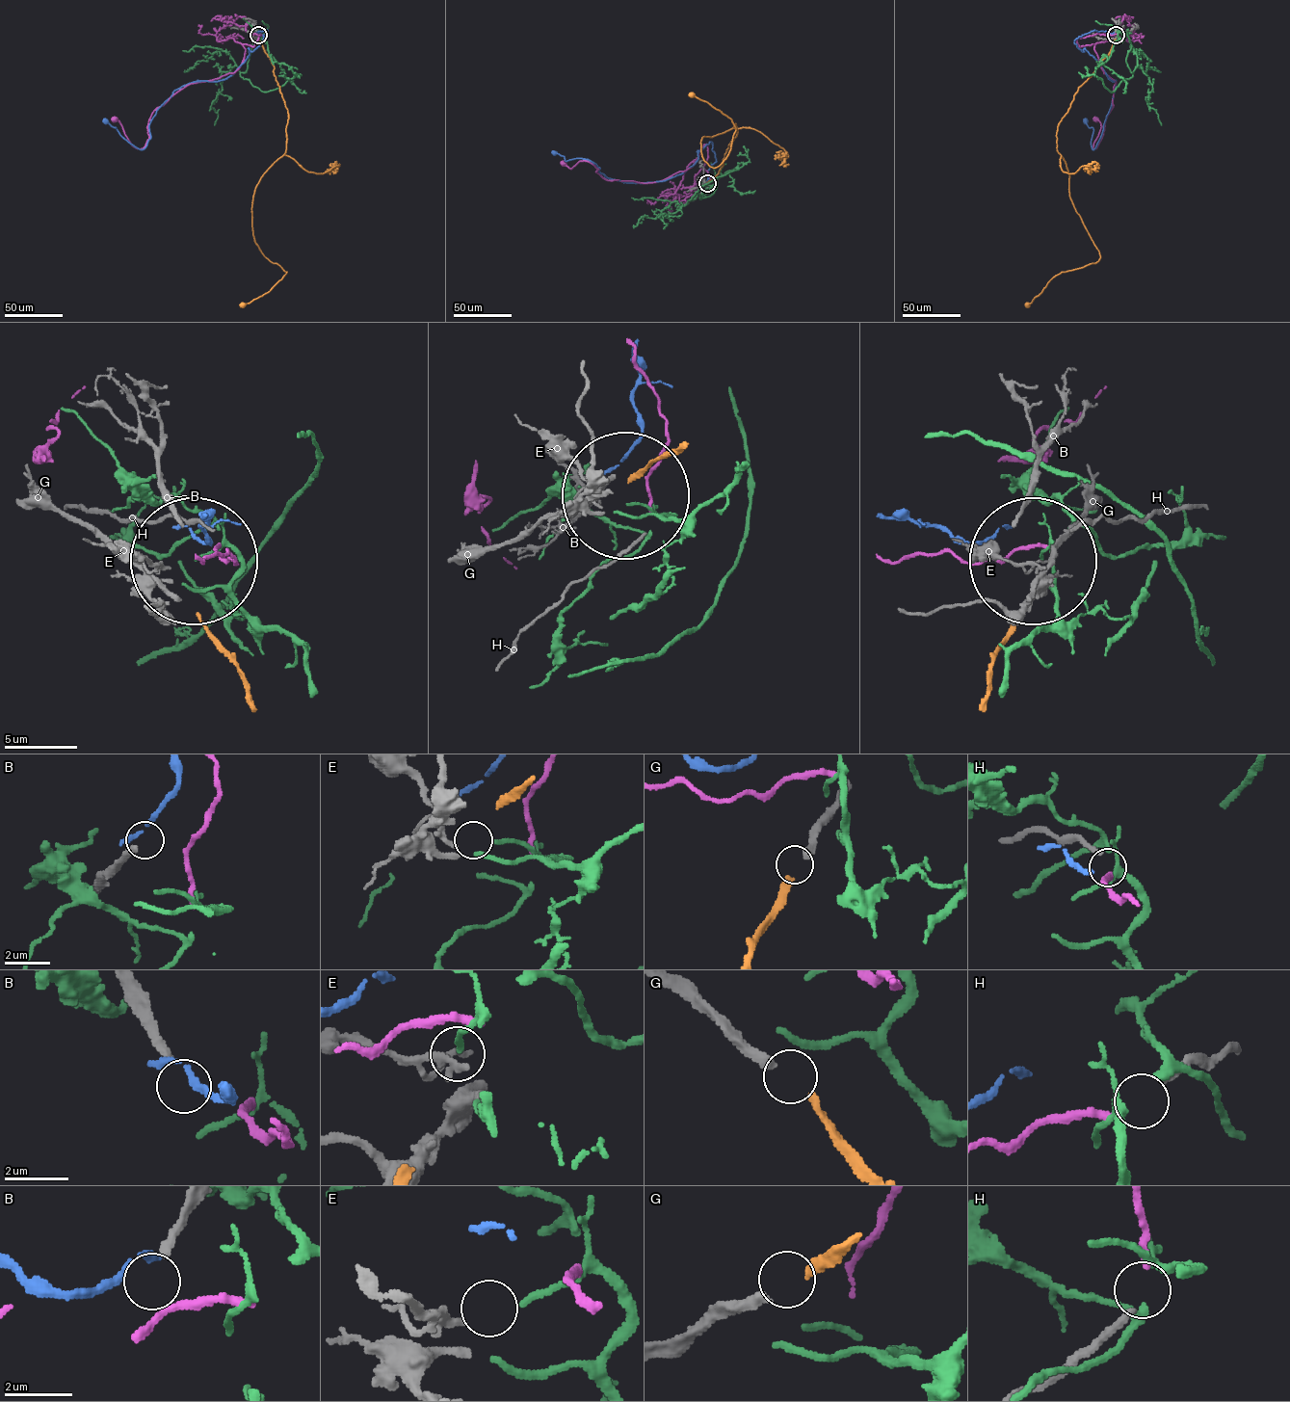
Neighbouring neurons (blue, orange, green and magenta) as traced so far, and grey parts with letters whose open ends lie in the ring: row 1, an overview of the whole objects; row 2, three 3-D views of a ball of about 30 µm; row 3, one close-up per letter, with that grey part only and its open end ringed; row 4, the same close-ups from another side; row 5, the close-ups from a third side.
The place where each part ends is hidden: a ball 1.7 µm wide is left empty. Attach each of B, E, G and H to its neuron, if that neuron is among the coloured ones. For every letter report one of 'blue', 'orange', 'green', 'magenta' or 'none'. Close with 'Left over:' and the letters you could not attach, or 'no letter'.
B: none
E: green
G: orange
H: magenta
Left over: B

